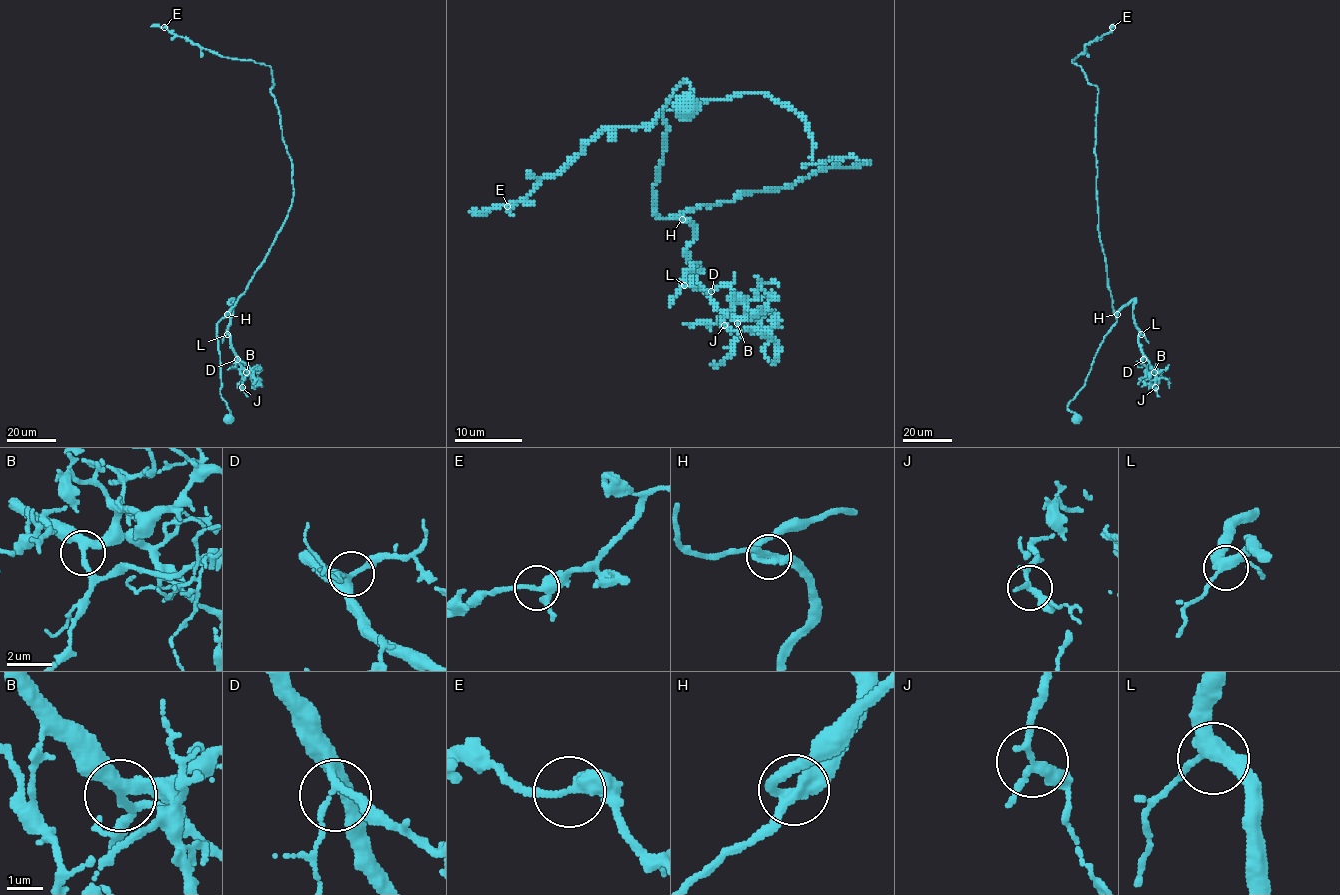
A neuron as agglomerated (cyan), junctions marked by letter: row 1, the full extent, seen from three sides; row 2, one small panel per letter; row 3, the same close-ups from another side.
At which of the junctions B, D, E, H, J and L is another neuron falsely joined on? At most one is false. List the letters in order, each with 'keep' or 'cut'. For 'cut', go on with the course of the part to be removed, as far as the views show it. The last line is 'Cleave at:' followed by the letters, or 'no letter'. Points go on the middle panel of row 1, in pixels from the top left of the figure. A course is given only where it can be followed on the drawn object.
B: keep
D: keep
E: keep
H: keep
J: keep
L: keep
Cleave at: no letter

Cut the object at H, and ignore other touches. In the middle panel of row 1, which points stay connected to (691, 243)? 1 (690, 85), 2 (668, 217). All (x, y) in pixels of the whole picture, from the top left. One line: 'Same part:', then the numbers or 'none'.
Same part: none

